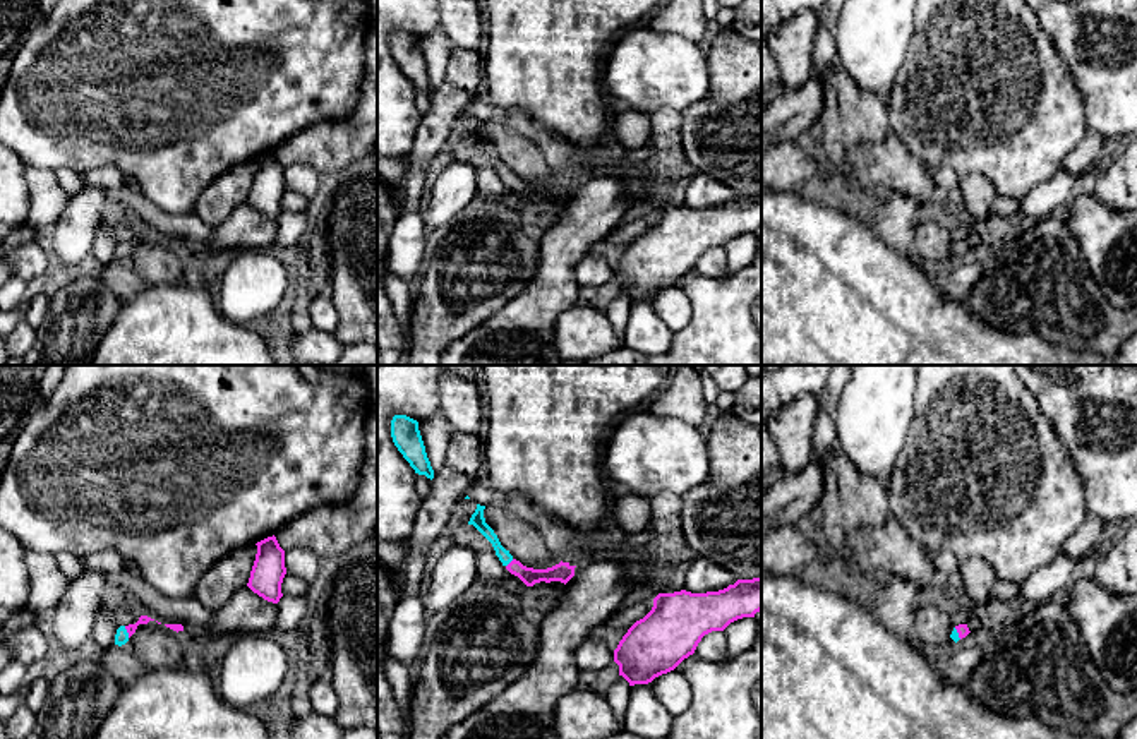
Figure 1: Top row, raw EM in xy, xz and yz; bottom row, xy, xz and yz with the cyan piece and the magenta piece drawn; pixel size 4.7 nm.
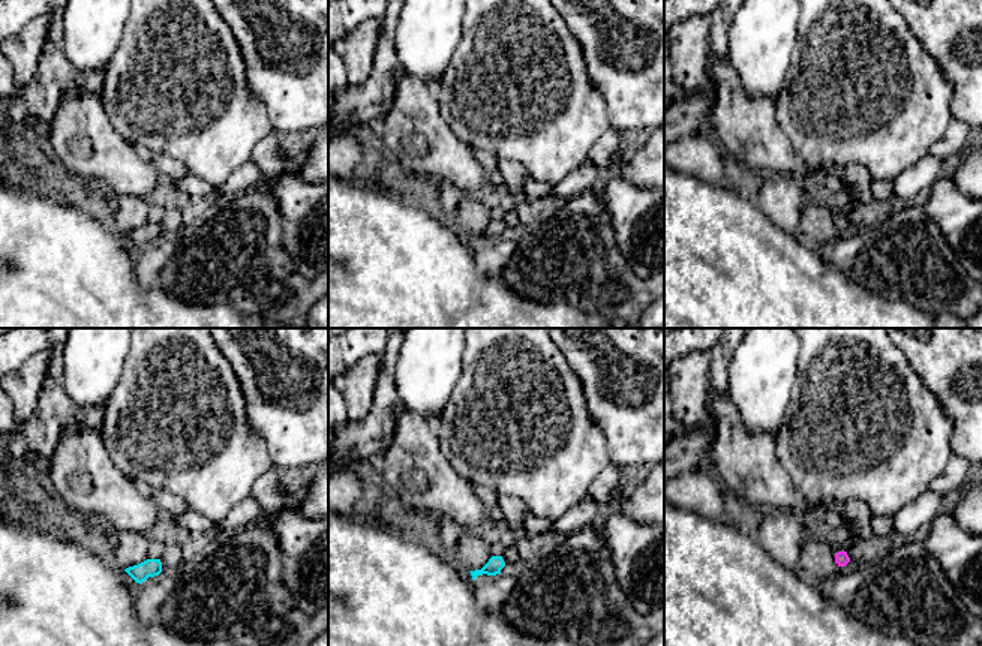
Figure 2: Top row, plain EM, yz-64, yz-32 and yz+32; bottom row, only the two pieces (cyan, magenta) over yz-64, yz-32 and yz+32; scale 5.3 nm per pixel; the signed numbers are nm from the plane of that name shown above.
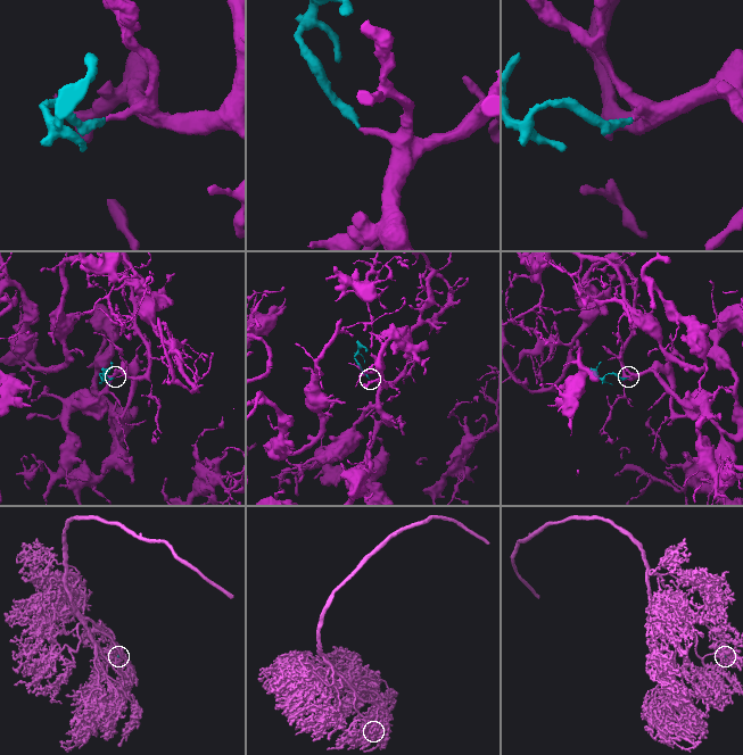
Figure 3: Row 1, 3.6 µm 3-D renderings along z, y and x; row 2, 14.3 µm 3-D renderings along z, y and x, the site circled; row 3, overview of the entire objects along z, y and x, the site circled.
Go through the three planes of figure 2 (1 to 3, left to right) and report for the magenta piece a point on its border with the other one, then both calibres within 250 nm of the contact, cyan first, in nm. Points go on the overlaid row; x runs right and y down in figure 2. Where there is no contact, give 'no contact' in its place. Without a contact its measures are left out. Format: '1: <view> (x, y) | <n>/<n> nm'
1: no contact
2: no contact
3: no contact

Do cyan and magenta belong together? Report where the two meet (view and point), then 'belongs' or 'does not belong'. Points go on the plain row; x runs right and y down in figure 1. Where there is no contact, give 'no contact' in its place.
contact xy (126, 247); belongs

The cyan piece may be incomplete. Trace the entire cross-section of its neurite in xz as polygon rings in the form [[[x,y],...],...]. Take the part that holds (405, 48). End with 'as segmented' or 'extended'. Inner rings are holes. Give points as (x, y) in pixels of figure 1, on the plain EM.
[[[394,31],[391,36],[391,53],[398,67],[418,91],[434,94],[434,86],[425,69],[418,46],[418,38],[406,31]]]; as segmented

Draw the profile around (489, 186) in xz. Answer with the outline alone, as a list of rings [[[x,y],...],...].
[[[492,168],[477,170],[477,195],[480,201],[501,201],[511,195],[513,190]]]

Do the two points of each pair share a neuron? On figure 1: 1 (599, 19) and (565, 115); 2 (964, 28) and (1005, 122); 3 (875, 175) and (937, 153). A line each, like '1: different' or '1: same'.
1: same
2: same
3: different

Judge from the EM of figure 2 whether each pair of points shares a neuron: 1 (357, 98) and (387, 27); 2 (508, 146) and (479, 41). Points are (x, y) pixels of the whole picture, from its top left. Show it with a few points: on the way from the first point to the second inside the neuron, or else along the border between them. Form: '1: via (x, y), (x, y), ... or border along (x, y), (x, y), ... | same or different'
1: via (375, 83), (386, 72), (386, 45) | same
2: via (508, 120), (508, 111), (504, 107), (504, 66) | same

